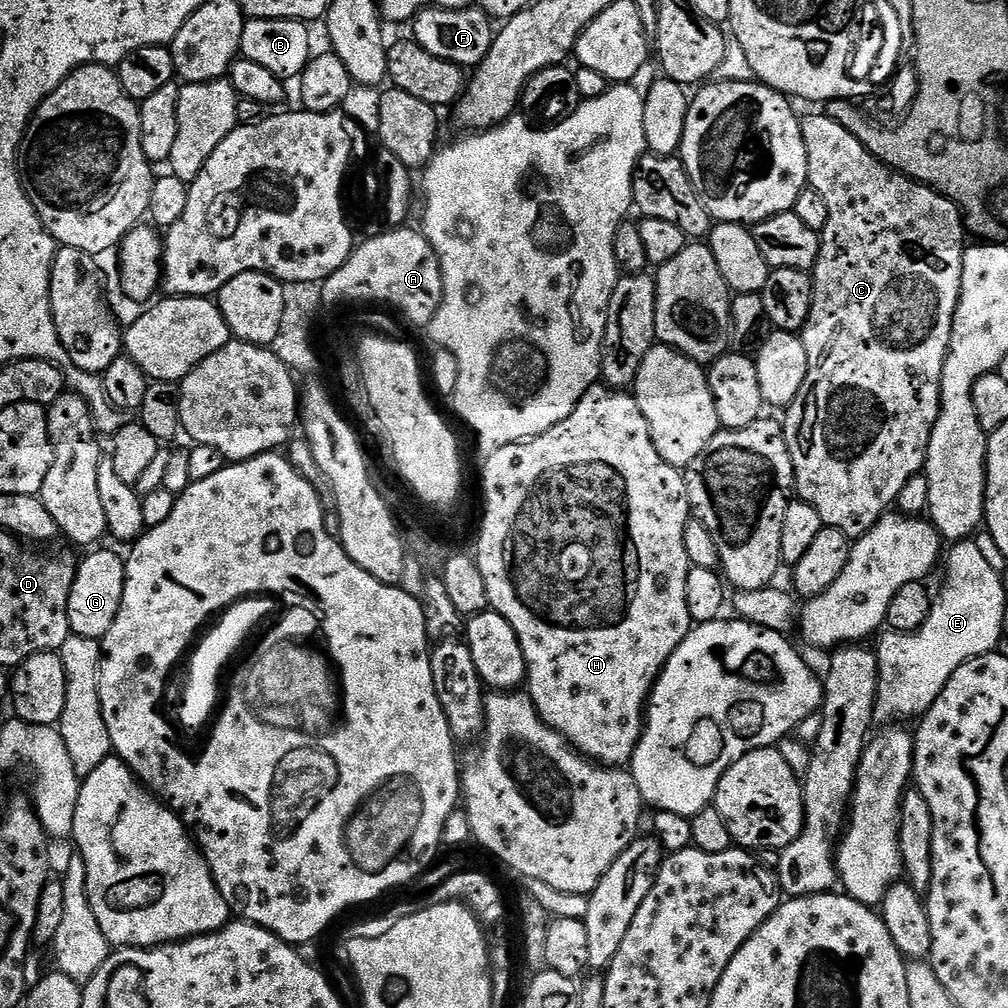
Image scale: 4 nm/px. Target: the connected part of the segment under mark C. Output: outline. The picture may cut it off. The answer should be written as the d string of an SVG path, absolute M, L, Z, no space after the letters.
M827 114L808 117L805 115L801 119L800 129L808 151L808 182L811 188L818 190L826 198L828 225L822 233L818 262L812 276L810 314L802 329L808 369L802 390L783 413L784 437L790 450L790 458L794 462L795 495L814 506L814 510L818 510L818 518L822 518L824 527L842 530L842 534L849 538L859 538L868 533L891 509L888 507L903 494L904 487L911 482L912 476L919 477L924 470L930 434L940 413L940 383L944 377L944 363L948 357L950 334L962 286L962 258L966 247L964 213L954 201L942 193L935 192L933 188L919 184L916 180L908 179L895 168L874 158L874 154L870 154L870 150L866 150L866 146L862 146L862 142L854 138L850 130L831 120Z

